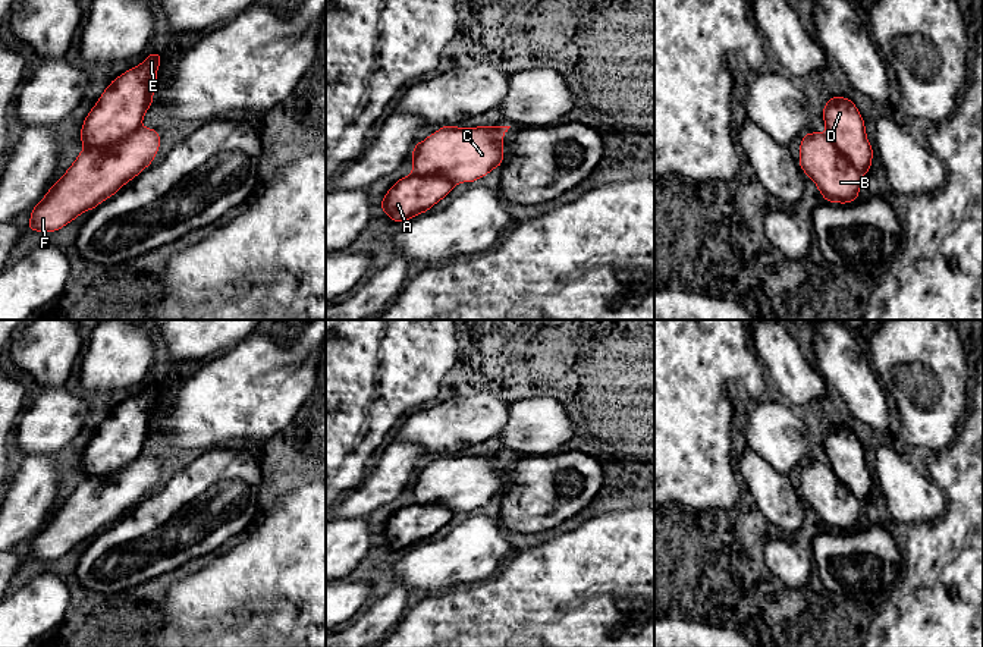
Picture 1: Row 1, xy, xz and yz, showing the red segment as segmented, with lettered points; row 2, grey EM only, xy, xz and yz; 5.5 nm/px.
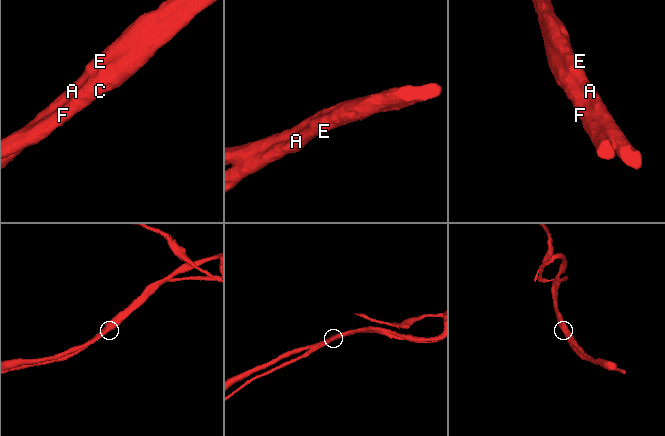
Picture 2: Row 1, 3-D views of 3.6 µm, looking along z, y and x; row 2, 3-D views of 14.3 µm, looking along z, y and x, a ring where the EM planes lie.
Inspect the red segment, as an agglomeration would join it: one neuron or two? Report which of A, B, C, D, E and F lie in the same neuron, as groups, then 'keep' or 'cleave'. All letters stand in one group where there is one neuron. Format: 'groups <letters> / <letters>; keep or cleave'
groups A D E / B C F; cleave

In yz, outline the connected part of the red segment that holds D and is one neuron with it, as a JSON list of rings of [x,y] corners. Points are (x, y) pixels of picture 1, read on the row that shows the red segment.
[[[830,97],[823,109],[823,120],[835,147],[861,173],[870,173],[873,148],[866,136],[864,120],[849,98]]]

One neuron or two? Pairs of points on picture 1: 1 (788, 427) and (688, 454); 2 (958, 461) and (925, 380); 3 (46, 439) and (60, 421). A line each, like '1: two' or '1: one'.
1: two
2: two
3: one

